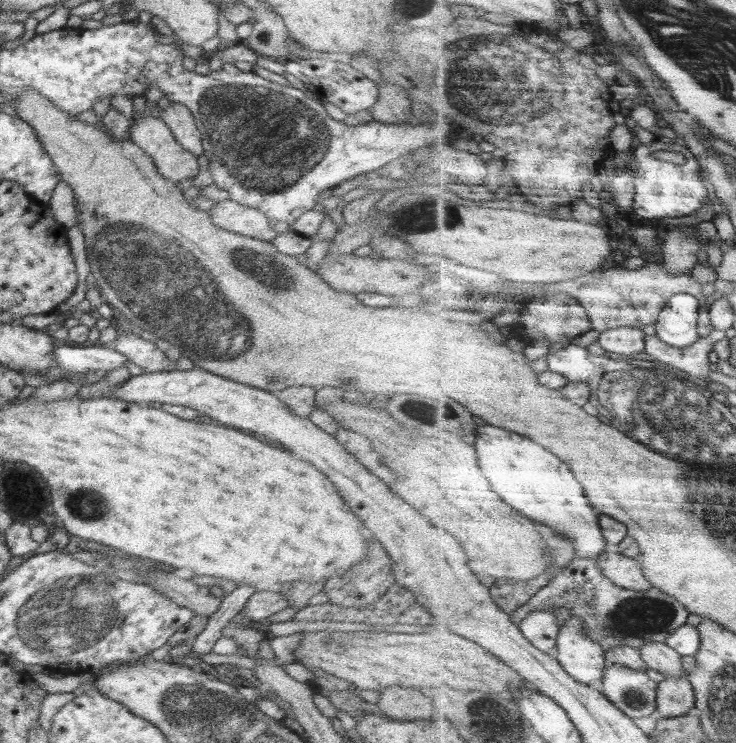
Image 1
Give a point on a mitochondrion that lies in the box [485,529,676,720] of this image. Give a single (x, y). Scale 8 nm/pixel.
(632, 697)

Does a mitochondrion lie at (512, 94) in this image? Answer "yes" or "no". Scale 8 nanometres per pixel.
yes

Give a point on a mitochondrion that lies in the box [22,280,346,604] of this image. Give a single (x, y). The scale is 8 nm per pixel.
(86, 504)

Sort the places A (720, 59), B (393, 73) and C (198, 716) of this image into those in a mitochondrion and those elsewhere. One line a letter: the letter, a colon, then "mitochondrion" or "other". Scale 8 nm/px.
A: mitochondrion
B: other
C: mitochondrion

